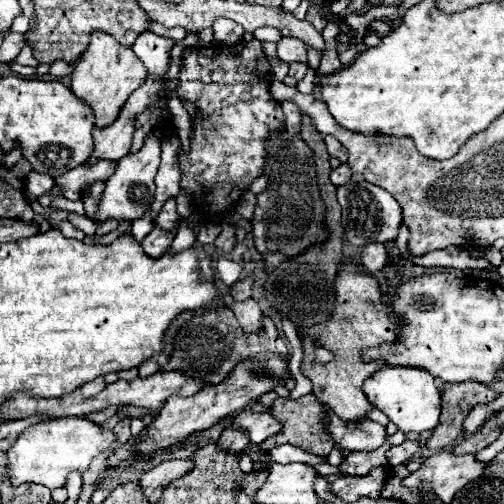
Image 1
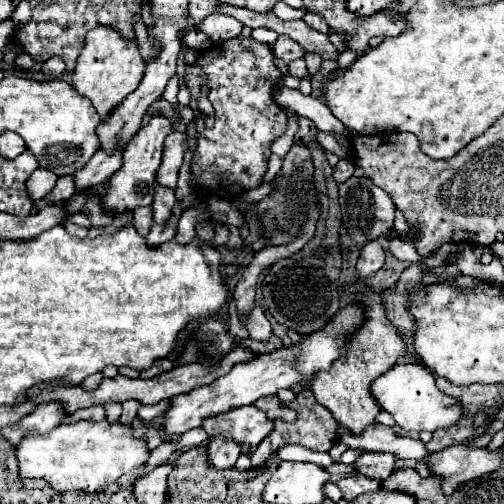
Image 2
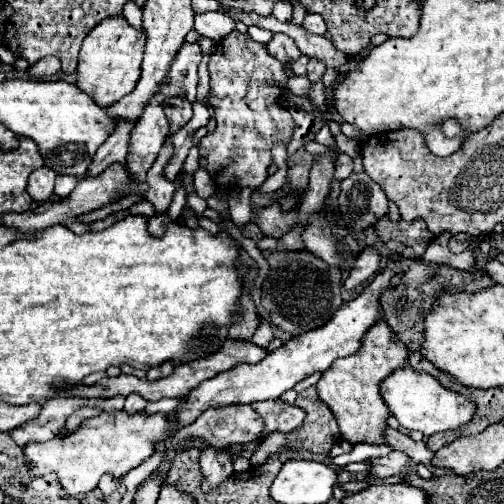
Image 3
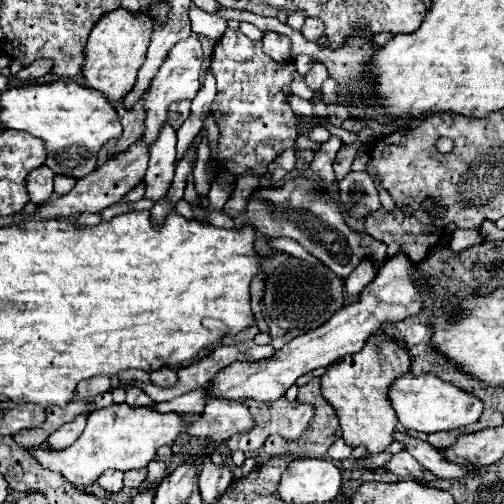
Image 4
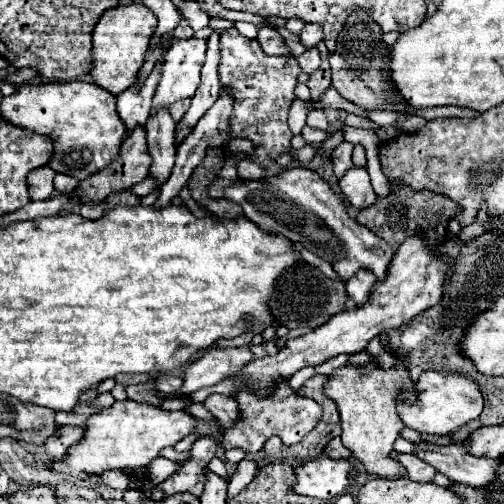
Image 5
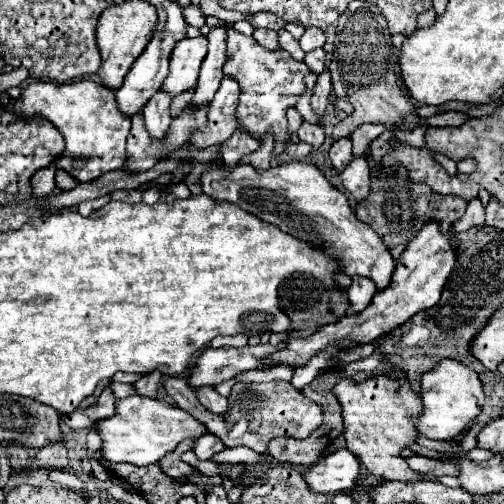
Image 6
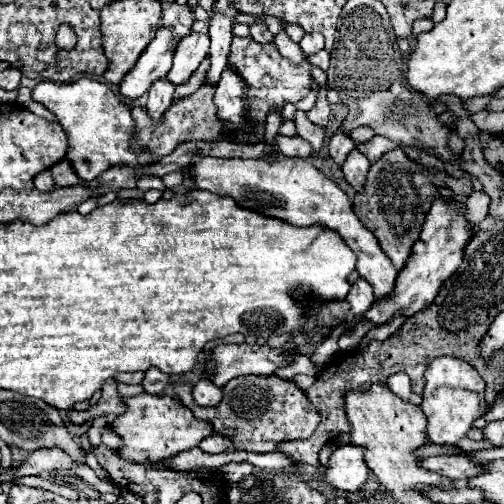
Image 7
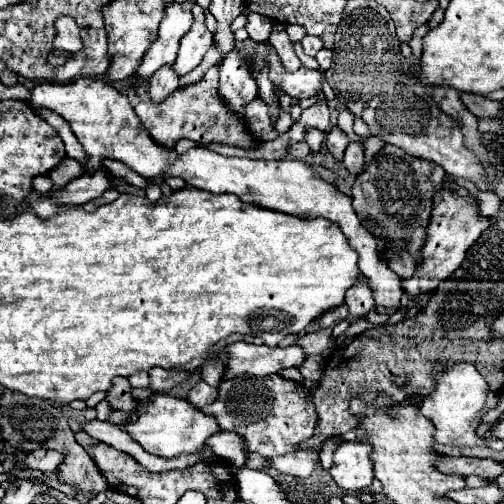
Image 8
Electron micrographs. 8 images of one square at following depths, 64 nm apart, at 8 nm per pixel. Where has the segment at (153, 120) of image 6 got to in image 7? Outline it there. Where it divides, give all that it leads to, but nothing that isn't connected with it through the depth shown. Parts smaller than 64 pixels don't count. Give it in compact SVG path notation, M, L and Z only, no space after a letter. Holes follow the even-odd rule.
M168 76L158 78L156 84L150 86L146 108L148 108L148 112L152 112L152 118L154 118L154 120L160 120L160 116L166 112L168 104L170 104L172 98L174 98L174 90L176 90L176 84L172 84L172 82L168 80Z

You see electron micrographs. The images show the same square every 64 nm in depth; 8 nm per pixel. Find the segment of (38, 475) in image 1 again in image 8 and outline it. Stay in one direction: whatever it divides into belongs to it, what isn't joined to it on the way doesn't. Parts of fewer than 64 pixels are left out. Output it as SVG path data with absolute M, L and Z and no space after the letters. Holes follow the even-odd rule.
M158 392L156 396L152 396L152 402L146 410L140 412L140 408L136 408L136 414L132 414L132 420L124 426L124 430L138 444L142 444L146 452L162 456L162 458L174 458L180 454L192 454L192 452L202 450L204 442L212 434L220 432L220 426L216 422L216 416L204 414L196 406L188 404L188 400Z

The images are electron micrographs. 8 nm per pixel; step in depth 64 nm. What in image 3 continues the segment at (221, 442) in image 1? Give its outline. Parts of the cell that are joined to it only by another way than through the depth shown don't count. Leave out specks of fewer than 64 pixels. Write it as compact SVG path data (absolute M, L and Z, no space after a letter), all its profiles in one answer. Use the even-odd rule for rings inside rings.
M210 446L204 448L200 456L200 470L202 470L202 490L214 492L234 472L228 450L214 450Z

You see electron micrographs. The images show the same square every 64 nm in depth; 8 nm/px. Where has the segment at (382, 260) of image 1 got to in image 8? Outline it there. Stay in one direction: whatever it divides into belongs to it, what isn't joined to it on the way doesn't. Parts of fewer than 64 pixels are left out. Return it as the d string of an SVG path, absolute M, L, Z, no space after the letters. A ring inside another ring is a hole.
M358 282L346 292L346 306L350 308L350 316L354 318L364 318L372 308L374 308L374 298L372 290L364 284Z

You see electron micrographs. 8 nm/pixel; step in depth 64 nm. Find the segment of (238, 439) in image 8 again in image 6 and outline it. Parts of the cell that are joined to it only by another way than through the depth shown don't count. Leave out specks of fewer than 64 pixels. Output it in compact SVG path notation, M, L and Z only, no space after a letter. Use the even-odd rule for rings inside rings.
M208 434L208 436L202 436L200 440L196 440L196 444L194 444L194 454L200 458L200 460L208 460L212 454L216 454L216 452L222 452L226 446L224 446L224 442L218 438L218 436L212 436L212 434Z

